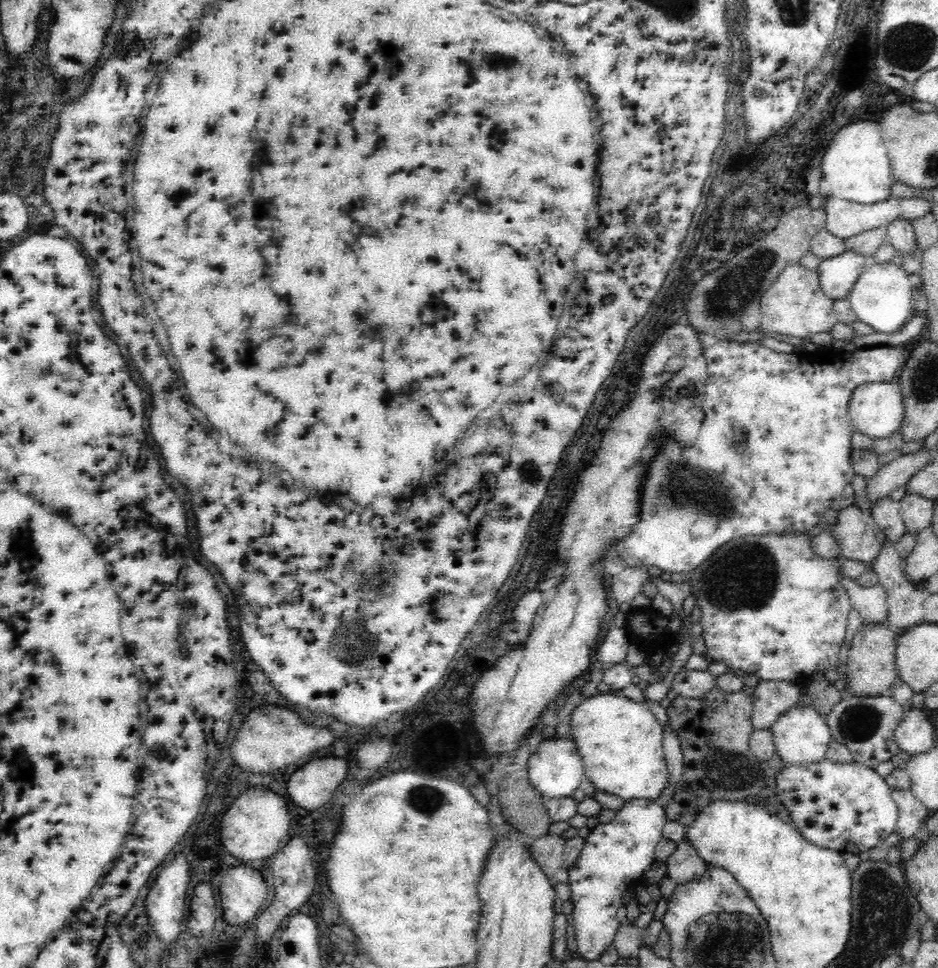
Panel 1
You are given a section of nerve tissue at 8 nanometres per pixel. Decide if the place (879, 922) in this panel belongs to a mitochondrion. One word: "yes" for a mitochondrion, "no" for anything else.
yes

